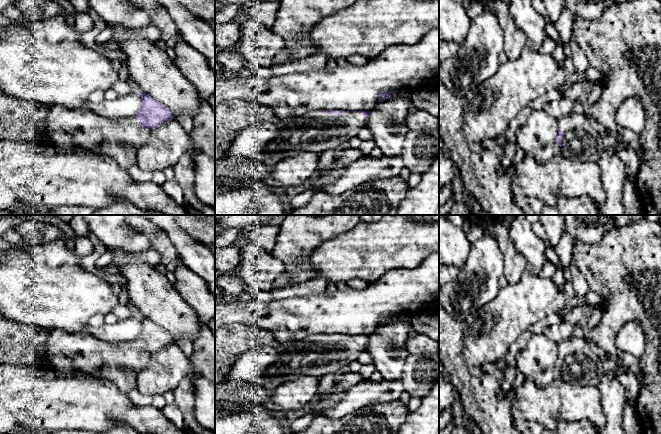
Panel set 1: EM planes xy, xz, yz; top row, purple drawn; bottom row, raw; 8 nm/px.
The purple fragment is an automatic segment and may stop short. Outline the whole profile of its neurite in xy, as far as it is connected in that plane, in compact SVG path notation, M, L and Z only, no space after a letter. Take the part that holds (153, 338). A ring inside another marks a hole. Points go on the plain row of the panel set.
M142 318L141 326L141 334L134 341L118 344L118 346L139 349L152 354L175 341L165 329L153 323L150 319Z

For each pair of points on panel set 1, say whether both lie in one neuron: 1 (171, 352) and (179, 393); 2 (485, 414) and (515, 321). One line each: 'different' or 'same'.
1: different
2: different

